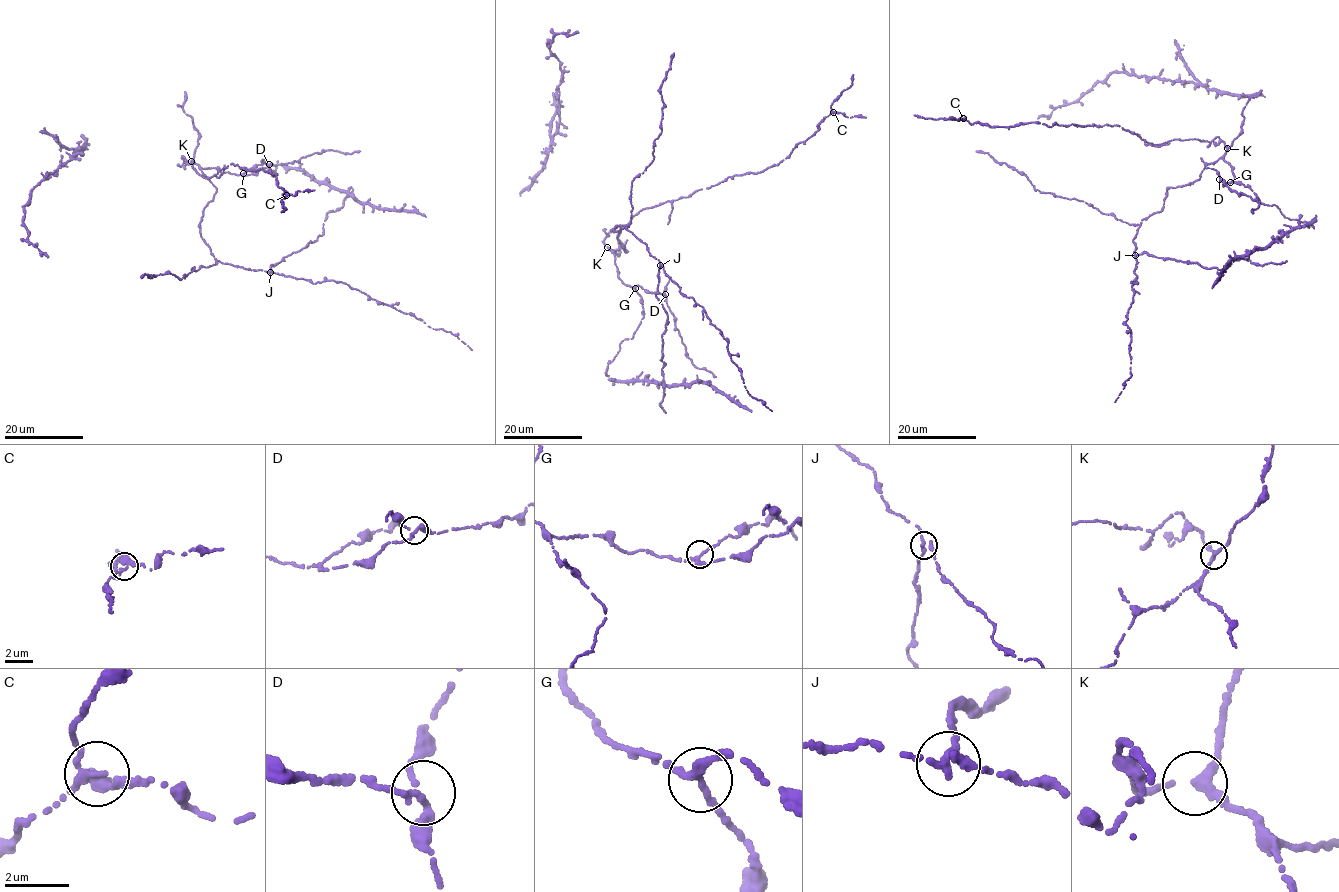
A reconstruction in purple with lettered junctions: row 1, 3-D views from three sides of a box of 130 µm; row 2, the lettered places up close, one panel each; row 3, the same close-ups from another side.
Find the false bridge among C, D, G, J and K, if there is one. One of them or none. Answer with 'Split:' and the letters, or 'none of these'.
Split: J

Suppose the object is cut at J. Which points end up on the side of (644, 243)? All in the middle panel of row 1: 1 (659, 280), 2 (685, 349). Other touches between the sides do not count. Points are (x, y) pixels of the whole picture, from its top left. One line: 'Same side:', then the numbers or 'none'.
Same side: 2

